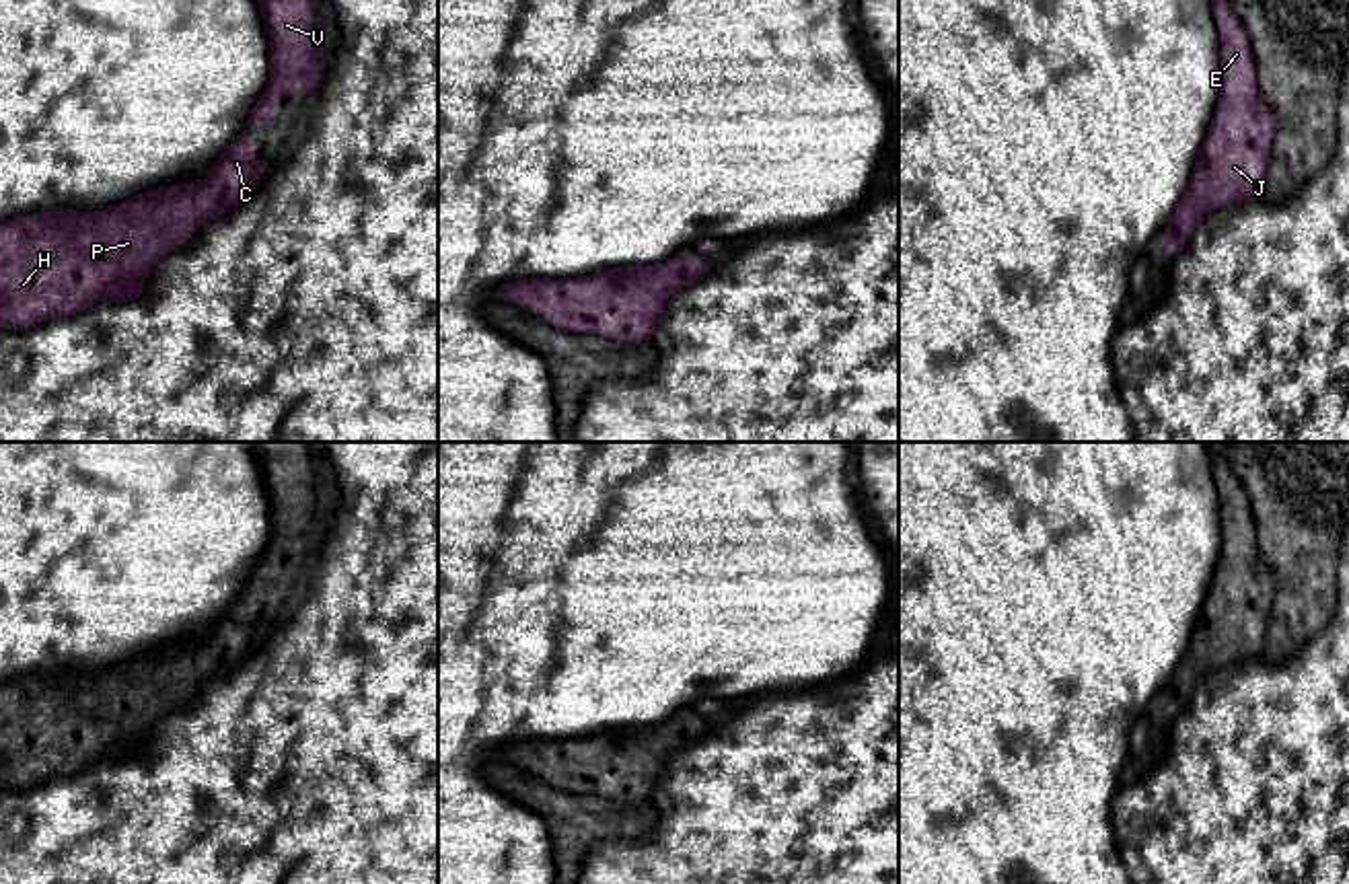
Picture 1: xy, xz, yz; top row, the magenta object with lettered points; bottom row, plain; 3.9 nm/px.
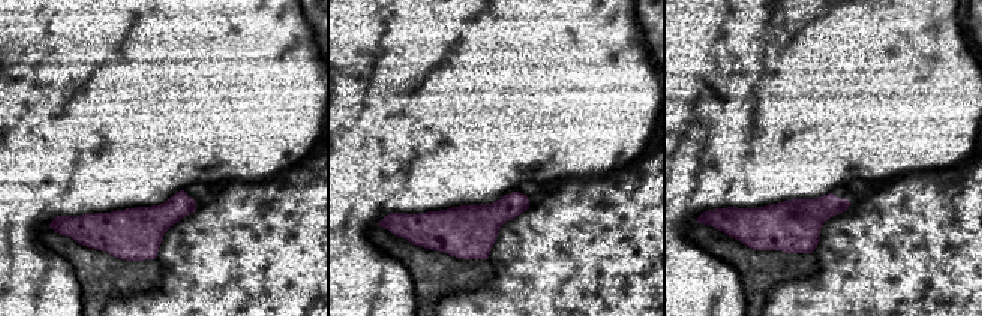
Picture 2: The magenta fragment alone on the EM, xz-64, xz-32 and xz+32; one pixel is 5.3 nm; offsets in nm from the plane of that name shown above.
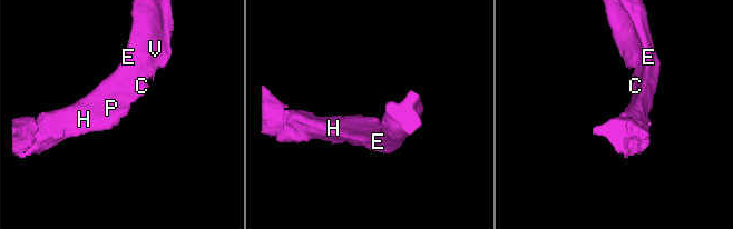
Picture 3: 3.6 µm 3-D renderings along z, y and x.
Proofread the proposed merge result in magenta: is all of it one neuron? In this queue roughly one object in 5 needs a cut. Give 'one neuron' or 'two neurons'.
one neuron

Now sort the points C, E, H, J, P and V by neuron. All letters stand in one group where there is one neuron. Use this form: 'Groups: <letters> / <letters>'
Groups: C E H J P V

